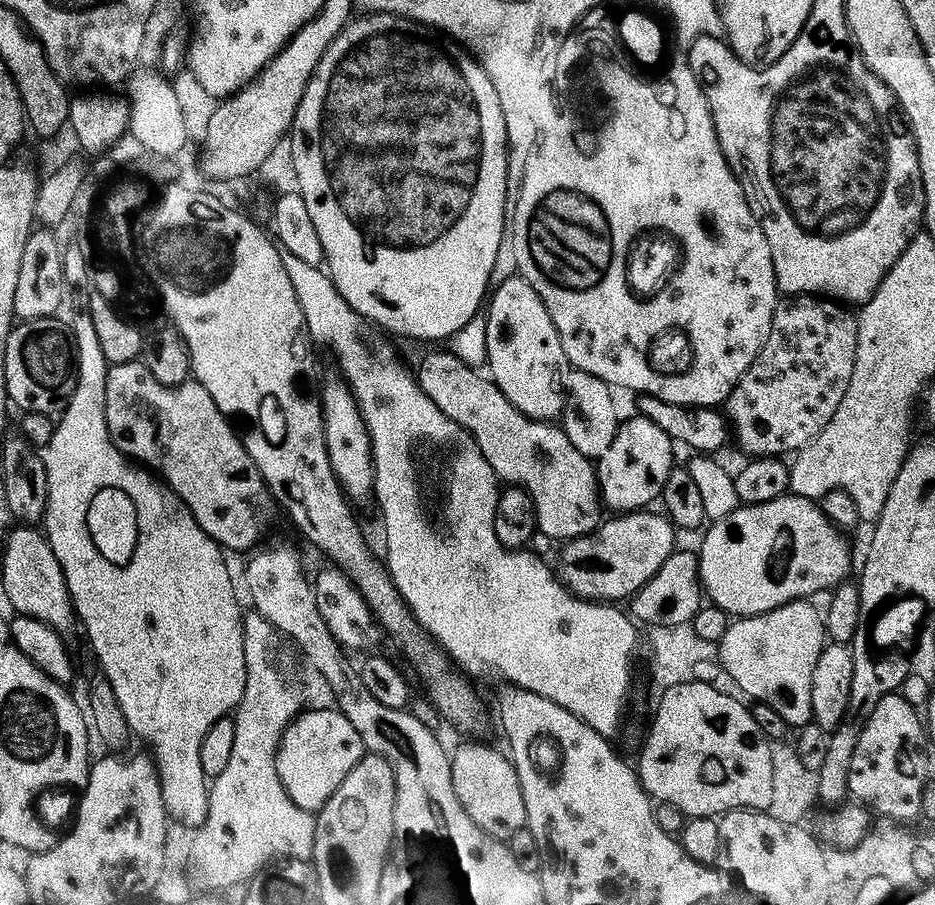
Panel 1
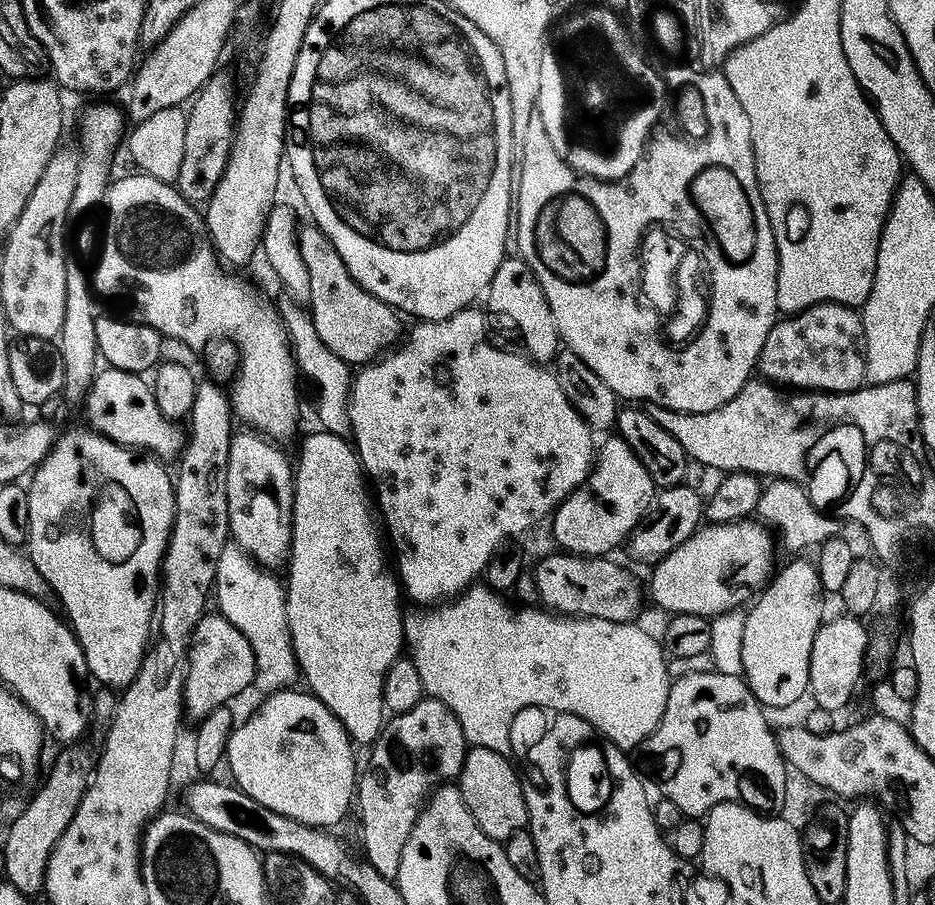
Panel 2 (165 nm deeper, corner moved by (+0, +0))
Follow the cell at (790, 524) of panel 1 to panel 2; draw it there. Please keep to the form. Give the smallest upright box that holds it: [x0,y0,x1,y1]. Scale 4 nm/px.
[646,518,773,618]

